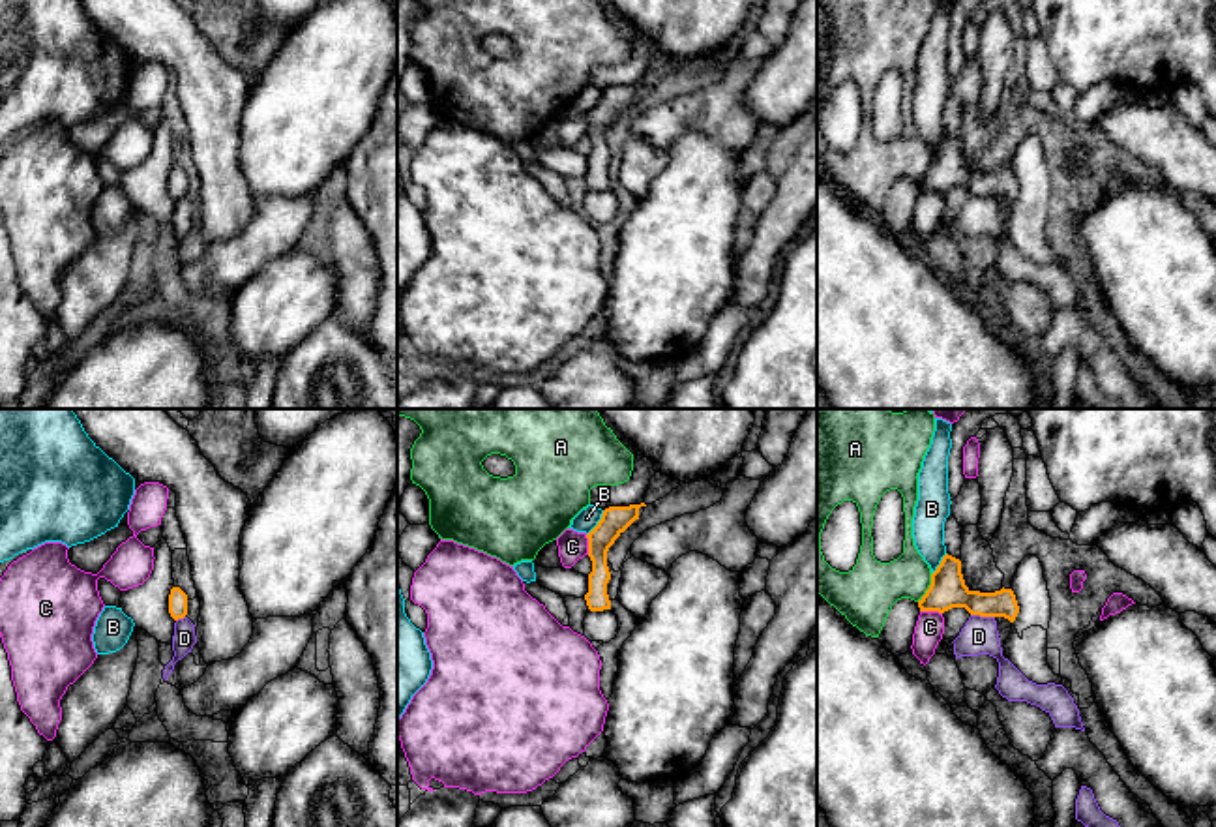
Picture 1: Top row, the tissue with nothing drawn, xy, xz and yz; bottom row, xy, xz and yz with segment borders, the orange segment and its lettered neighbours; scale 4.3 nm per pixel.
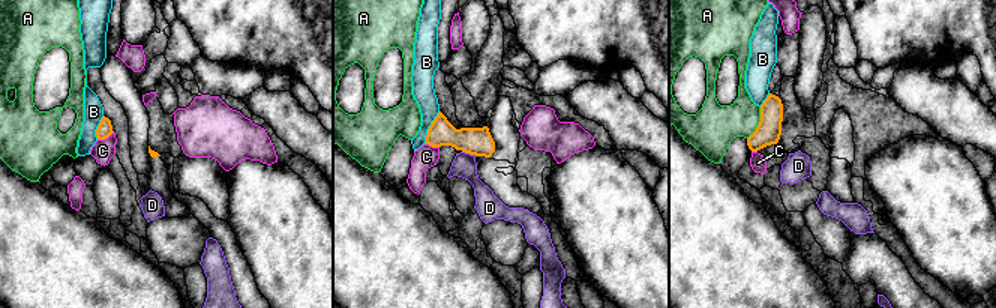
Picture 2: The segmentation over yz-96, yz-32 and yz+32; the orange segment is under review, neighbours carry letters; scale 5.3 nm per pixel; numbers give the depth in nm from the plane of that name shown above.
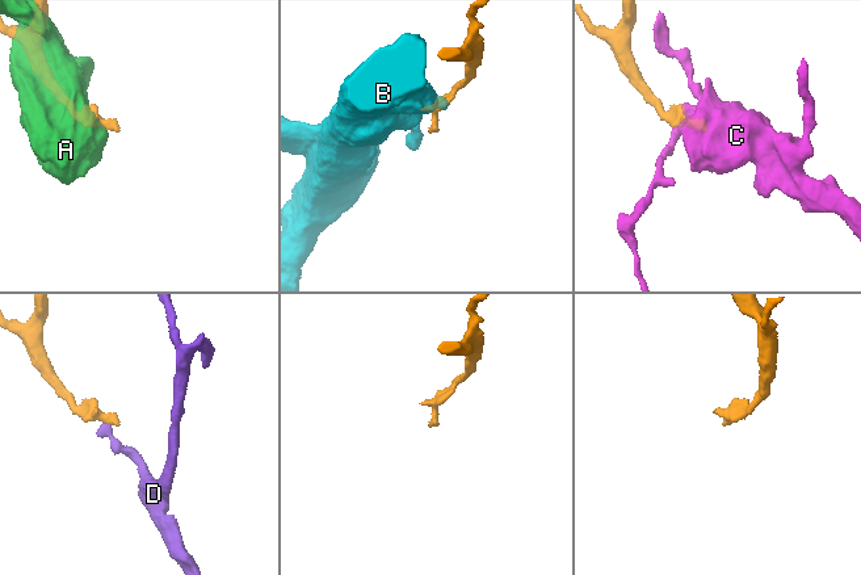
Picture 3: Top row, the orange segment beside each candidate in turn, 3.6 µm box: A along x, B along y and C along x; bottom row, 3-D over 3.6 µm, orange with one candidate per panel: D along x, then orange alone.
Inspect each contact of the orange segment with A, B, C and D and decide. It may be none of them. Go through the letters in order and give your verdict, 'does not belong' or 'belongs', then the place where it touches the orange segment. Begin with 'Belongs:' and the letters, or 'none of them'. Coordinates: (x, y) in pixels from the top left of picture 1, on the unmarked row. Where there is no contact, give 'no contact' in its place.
Belongs: none of them
A: does not belong; meets orange in yz at (930, 167)
B: does not belong; meets orange in xz at (598, 104)
C: does not belong; meets orange in yz at (932, 190)
D: does not belong; meets orange in yz at (982, 195)

